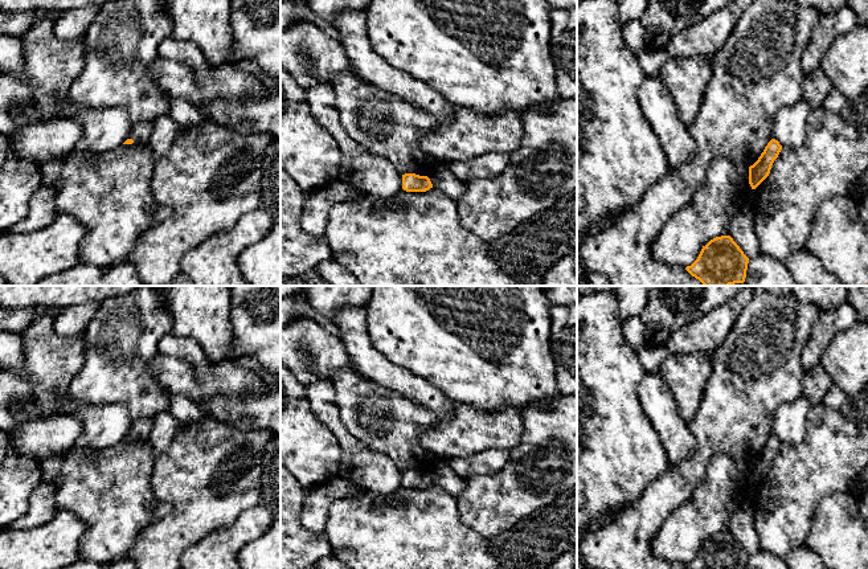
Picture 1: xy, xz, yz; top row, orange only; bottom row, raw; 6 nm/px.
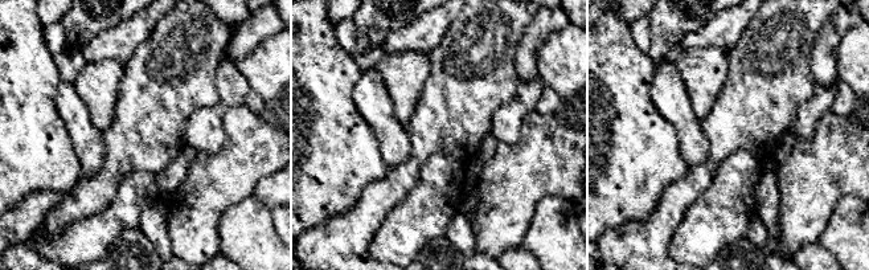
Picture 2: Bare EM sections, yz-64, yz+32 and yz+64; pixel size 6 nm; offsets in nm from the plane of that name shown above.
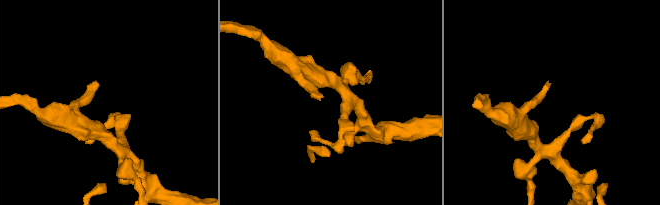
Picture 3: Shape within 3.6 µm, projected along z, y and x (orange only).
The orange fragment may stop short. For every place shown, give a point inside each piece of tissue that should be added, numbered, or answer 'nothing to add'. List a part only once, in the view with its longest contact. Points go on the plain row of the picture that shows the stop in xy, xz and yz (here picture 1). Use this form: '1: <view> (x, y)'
1: xy (140, 428)

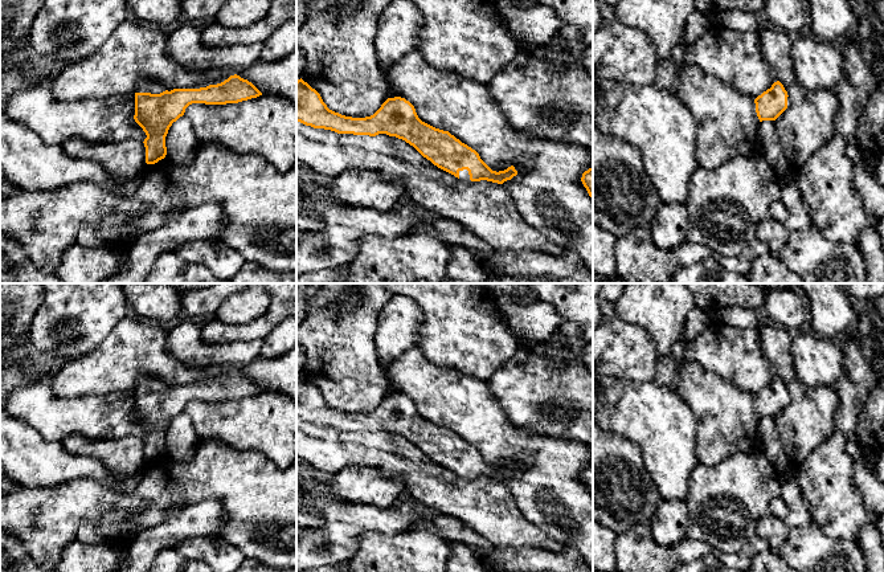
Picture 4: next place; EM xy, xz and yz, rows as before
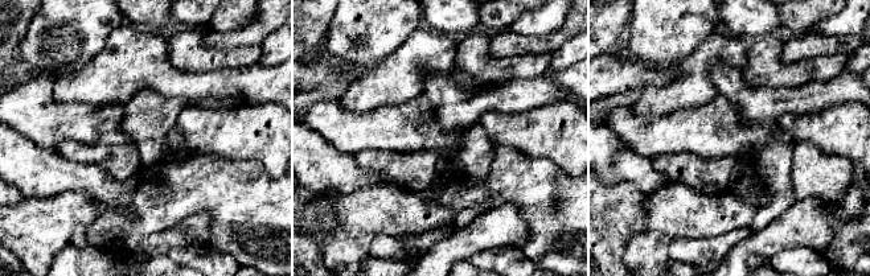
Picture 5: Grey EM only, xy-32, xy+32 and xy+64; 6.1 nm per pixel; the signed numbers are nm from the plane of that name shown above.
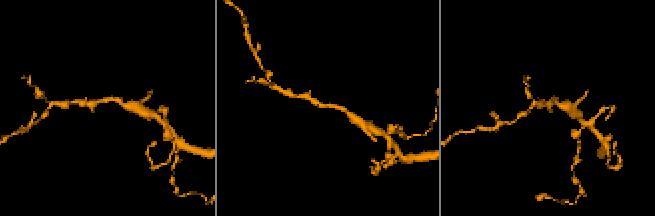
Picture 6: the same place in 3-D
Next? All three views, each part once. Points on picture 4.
1: xy (144, 380)

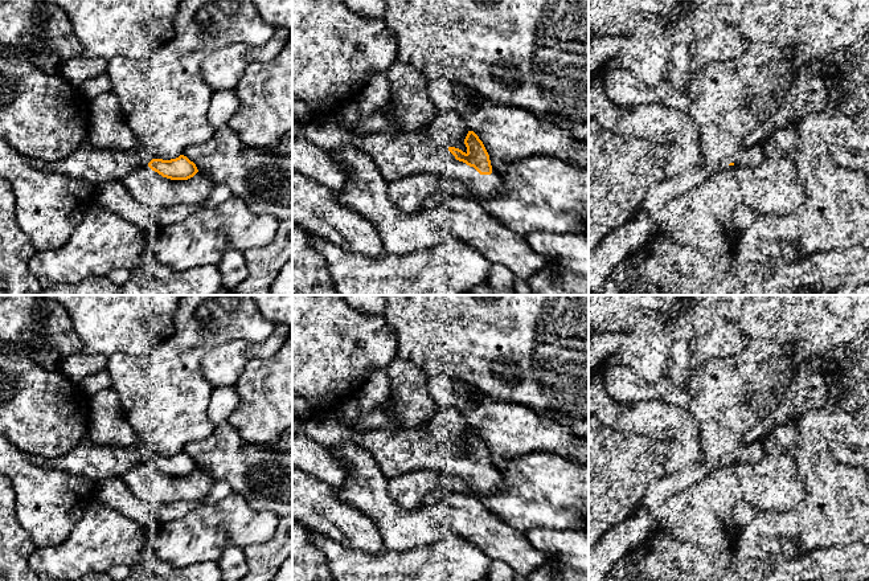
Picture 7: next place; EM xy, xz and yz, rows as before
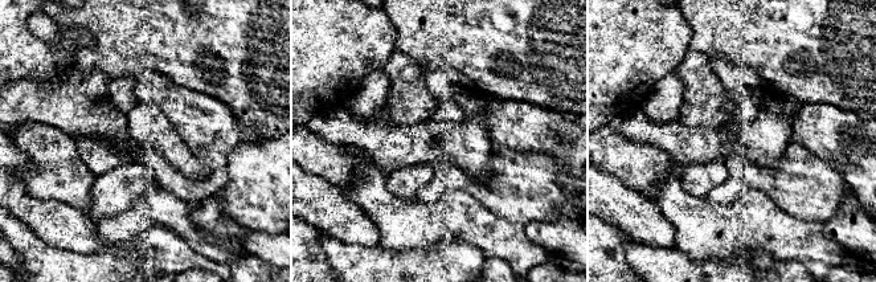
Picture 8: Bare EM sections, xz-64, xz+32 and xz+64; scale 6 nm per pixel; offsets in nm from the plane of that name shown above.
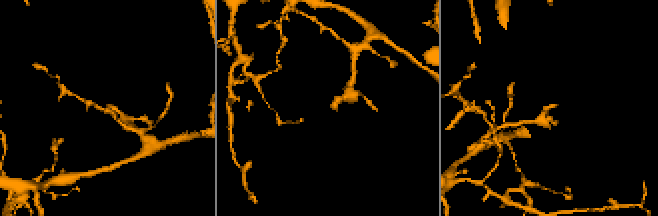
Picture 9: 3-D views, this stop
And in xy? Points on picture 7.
1: xy (97, 462)

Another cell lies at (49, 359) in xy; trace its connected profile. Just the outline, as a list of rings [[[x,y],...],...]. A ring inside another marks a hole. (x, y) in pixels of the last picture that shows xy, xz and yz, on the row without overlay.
[[[37,349],[28,353],[34,361],[46,369],[58,369],[61,364],[60,353],[54,349]]]

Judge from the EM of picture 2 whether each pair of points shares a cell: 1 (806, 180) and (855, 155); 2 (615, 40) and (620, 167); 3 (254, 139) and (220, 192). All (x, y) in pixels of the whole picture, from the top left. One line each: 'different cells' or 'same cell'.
1: same cell
2: same cell
3: same cell

